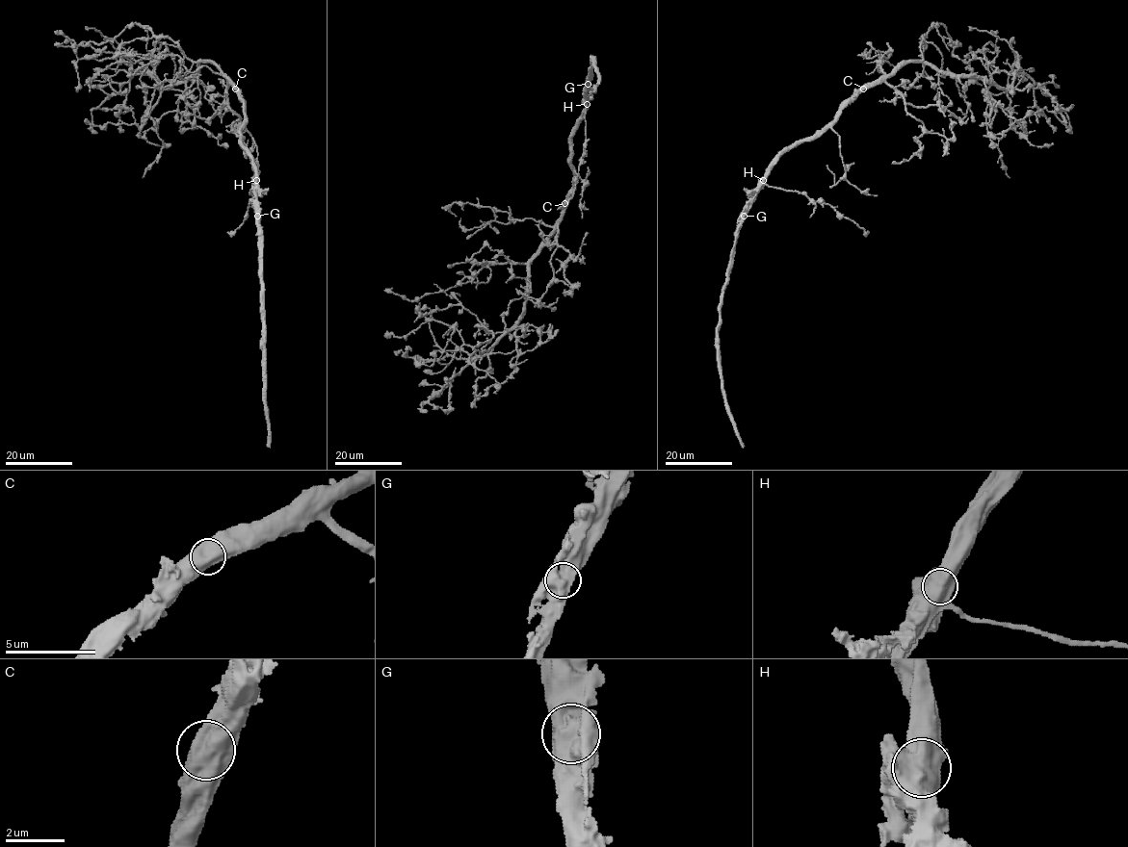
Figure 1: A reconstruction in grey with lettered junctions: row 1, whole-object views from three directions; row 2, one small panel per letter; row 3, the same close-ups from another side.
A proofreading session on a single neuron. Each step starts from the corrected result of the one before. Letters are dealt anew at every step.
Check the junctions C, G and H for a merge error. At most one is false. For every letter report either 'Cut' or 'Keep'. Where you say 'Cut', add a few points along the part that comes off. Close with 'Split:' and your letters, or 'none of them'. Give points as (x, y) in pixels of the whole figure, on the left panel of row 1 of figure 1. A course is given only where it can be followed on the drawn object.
C: Keep
G: Keep
H: Keep
Split: none of them

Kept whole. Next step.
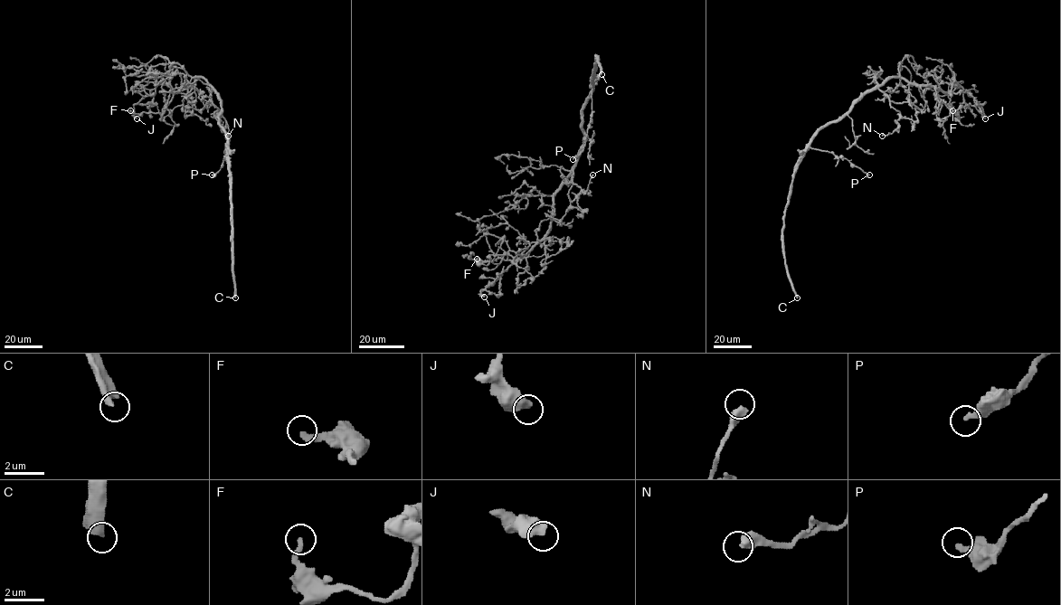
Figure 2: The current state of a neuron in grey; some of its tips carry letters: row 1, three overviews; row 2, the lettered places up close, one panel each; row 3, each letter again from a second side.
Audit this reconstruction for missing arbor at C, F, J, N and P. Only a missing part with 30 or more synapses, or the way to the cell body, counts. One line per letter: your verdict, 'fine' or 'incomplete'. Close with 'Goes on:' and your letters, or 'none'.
C: incomplete
F: fine
J: fine
N: fine
P: fine
Goes on: C

